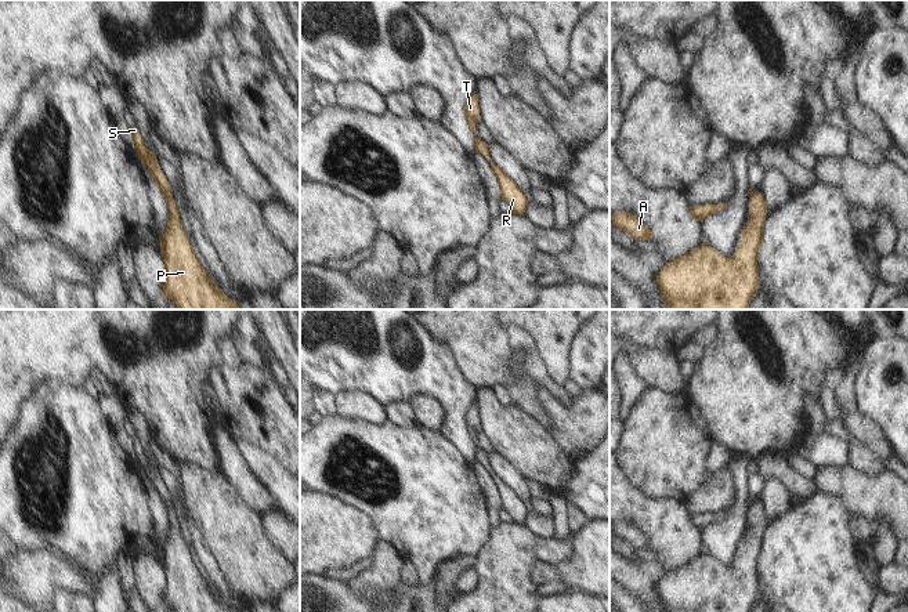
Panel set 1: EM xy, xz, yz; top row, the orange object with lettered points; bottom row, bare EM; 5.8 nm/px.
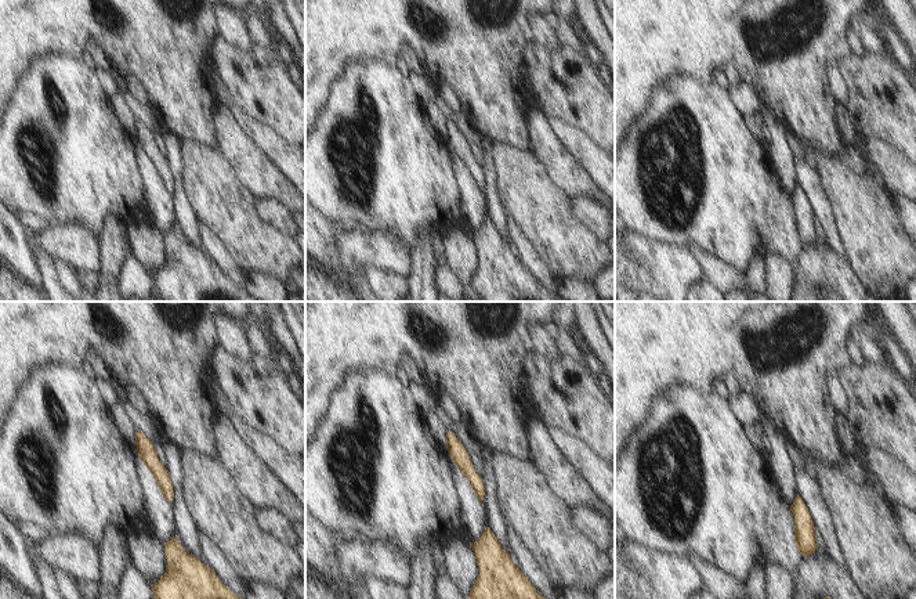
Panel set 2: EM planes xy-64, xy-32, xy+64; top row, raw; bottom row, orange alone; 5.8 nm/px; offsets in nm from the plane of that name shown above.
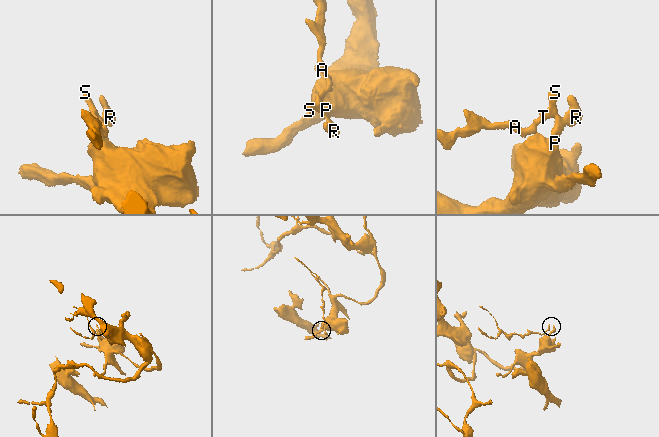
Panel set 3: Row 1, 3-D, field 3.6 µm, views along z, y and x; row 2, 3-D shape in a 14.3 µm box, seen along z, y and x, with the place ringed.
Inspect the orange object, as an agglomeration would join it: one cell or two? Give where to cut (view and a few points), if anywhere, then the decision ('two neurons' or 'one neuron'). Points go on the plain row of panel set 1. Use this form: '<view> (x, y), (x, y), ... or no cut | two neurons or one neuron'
no cut | one neuron

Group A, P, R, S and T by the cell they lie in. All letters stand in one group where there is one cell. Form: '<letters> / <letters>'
A P R S T

